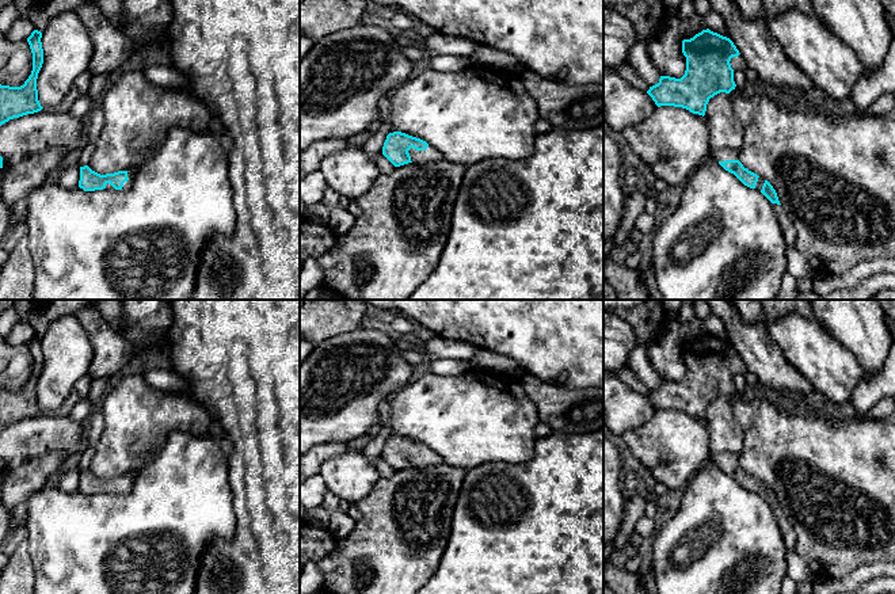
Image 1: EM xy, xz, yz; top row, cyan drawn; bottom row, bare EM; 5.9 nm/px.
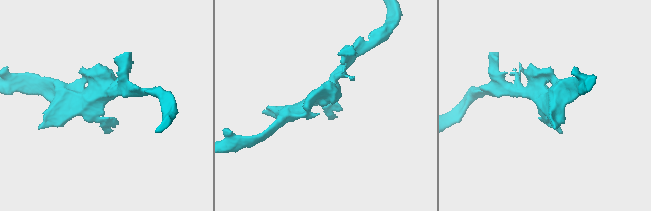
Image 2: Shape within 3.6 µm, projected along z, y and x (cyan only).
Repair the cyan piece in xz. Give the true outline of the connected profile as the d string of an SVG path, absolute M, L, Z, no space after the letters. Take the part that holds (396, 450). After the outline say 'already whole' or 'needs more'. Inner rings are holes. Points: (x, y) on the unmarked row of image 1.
M393 435L386 439L382 450L382 458L395 471L408 467L427 468L443 462L442 457L426 445L401 435Z | needs more

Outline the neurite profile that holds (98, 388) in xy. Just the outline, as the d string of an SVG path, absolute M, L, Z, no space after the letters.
M103 377L99 380L94 380L91 384L91 389L88 393L88 399L92 404L96 404L102 400L103 395L106 393L106 391L108 389L108 387L114 382L115 378L110 378L110 377Z

